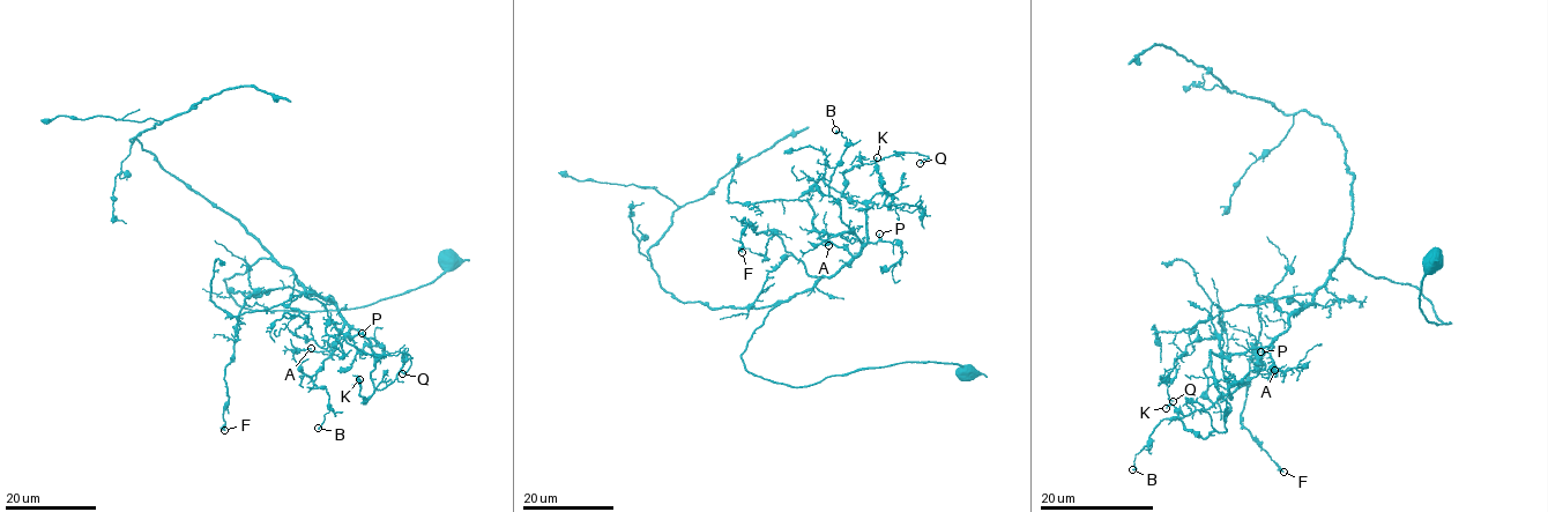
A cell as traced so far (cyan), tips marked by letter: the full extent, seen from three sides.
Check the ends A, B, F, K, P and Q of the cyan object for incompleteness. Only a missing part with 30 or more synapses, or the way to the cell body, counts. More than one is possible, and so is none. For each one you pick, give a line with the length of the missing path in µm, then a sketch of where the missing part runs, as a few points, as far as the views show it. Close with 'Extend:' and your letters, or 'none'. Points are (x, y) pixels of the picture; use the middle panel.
Extend: none

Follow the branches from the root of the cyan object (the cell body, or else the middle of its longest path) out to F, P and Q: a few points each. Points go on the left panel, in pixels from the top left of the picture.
F: (448, 260), (429, 283), (328, 311), (242, 308), (225, 279), (270, 258), (303, 290), (245, 299), (224, 430)
P: (448, 260), (429, 283), (342, 310), (254, 311), (239, 306), (223, 281), (270, 258), (362, 333)
Q: (448, 260), (342, 310), (254, 311), (223, 281), (289, 267), (349, 326), (328, 334), (407, 353), (402, 373)

